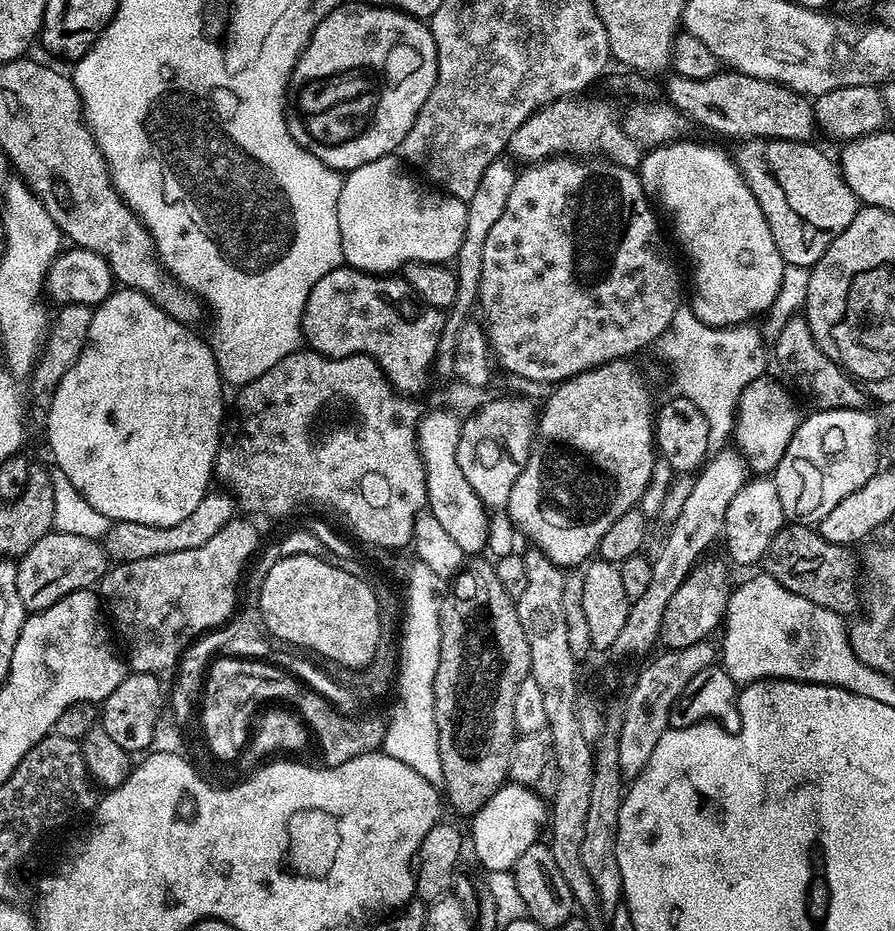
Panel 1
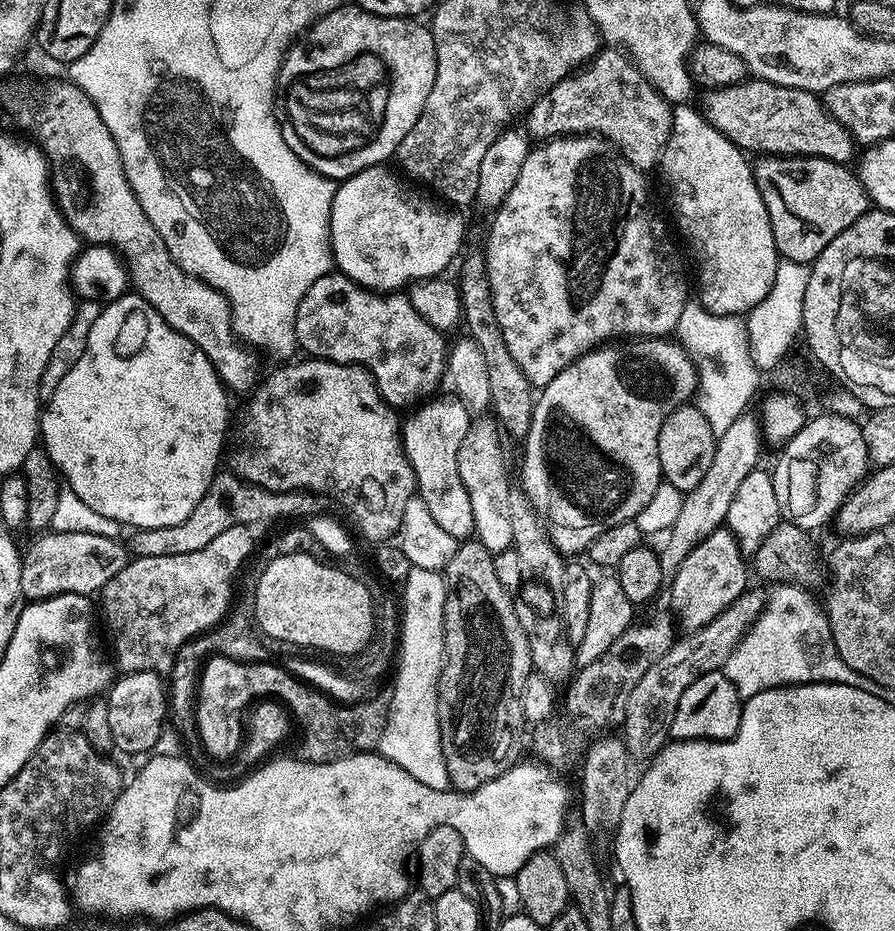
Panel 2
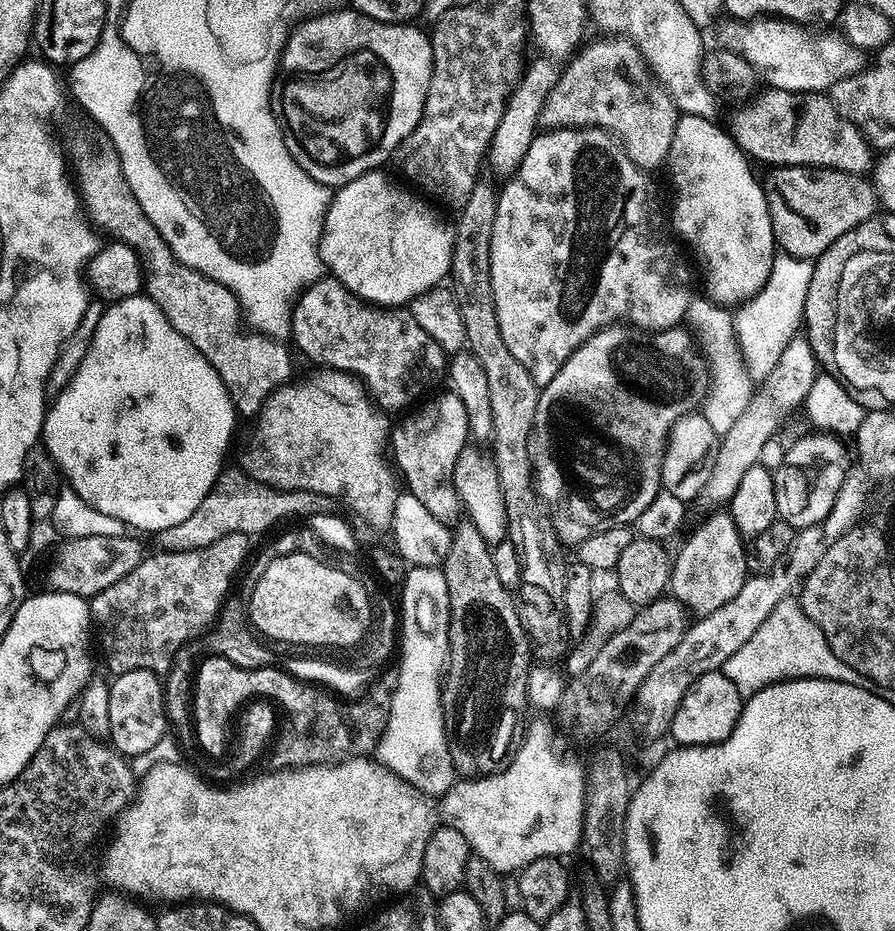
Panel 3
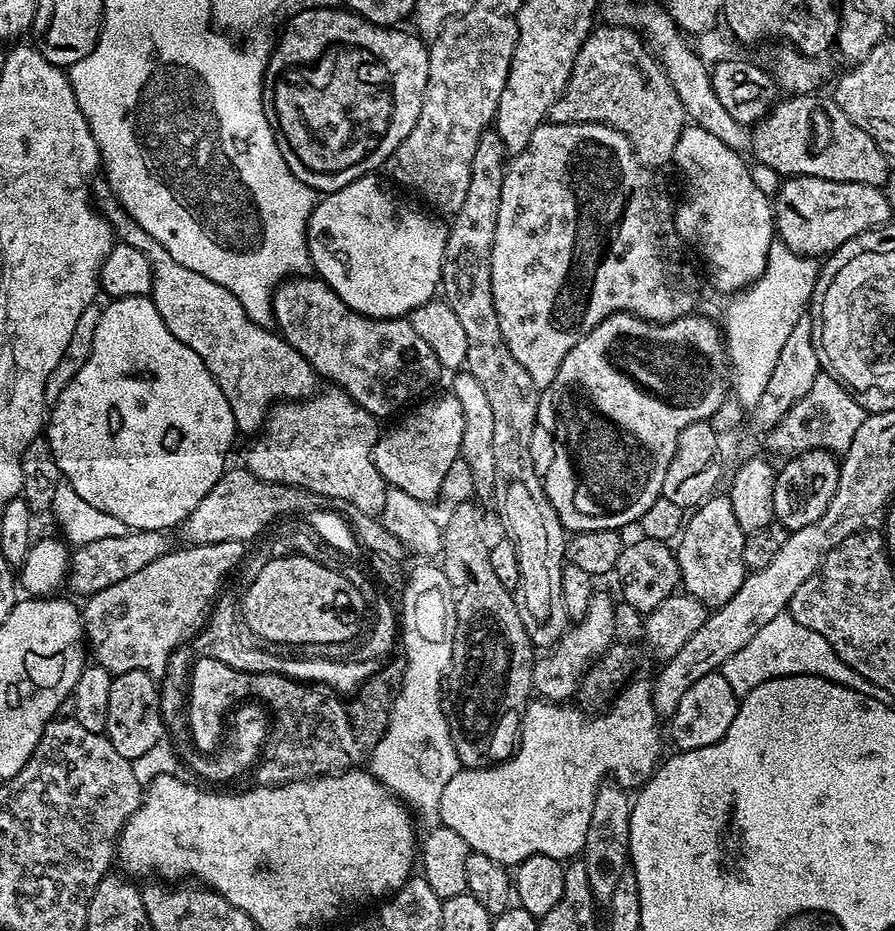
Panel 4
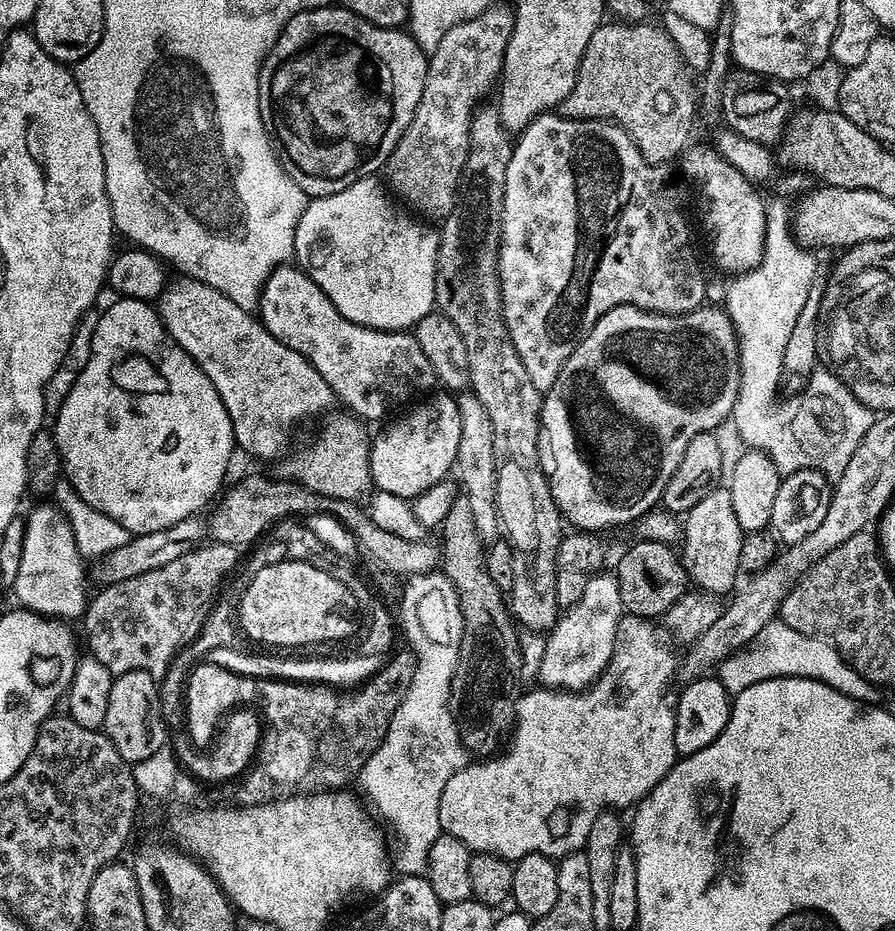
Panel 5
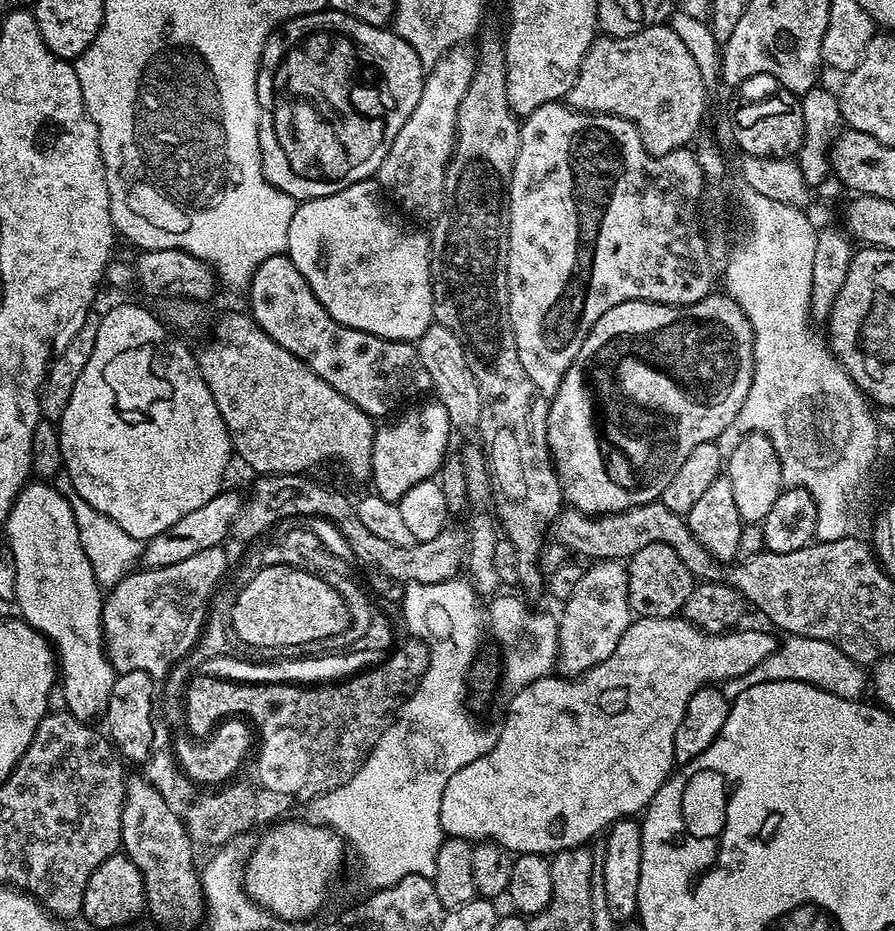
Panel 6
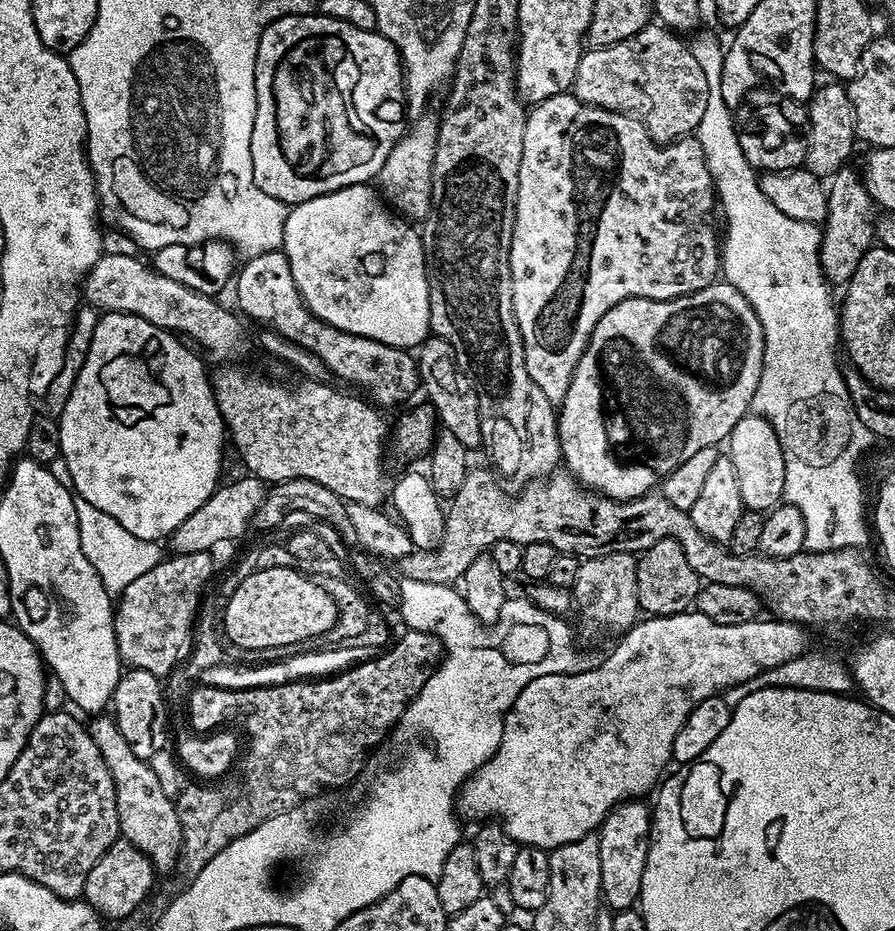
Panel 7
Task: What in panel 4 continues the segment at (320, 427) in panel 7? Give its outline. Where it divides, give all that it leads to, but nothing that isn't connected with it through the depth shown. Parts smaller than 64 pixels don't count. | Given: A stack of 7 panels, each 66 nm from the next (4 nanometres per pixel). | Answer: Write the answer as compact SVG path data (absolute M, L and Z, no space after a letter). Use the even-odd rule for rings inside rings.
M107 195L101 200L99 197L99 211L111 224L113 233L123 243L134 246L138 250L142 250L142 254L146 254L152 267L150 298L154 302L158 314L162 314L162 322L166 322L170 334L174 334L174 338L178 338L178 342L190 346L190 350L194 350L194 354L198 354L198 358L202 358L202 362L206 362L206 370L210 370L210 374L218 382L222 394L226 394L226 402L230 402L230 410L234 414L237 433L259 433L270 415L273 404L285 400L307 398L317 391L318 373L309 366L306 358L299 356L289 346L283 335L276 333L275 336L274 333L268 332L272 330L265 325L255 324L246 314L246 310L242 310L242 302L238 302L238 298L234 298L234 294L230 290L226 290L226 286L218 286L218 282L210 282L210 278L202 278L202 274L198 274L198 270L190 270L187 266L174 262L174 258L170 258L170 254L144 229L144 225L139 224L124 211L119 199L115 195Z

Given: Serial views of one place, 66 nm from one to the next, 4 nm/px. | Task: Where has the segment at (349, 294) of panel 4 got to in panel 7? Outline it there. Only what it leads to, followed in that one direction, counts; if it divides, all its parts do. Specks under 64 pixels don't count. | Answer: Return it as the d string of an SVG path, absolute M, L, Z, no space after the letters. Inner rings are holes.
M371 183L346 186L337 192L328 192L324 196L310 198L301 204L291 205L288 209L286 226L284 227L282 251L284 257L290 262L290 274L294 274L294 282L300 287L300 293L306 302L306 306L319 320L334 326L338 330L346 330L350 334L362 338L374 338L378 342L386 342L386 346L407 348L409 350L419 349L420 345L430 335L430 290L426 278L424 247L420 241L420 232L411 227L415 228L407 219L401 218L388 207L379 191Z

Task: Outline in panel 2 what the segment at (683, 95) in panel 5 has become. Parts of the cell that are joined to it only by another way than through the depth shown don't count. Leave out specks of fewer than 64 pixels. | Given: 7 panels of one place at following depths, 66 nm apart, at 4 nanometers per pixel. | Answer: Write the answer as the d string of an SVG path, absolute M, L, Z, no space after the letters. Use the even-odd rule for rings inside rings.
M608 46L579 70L541 94L526 113L526 132L533 141L599 134L641 174L655 169L672 133L672 110L623 51Z

